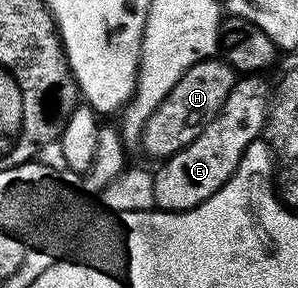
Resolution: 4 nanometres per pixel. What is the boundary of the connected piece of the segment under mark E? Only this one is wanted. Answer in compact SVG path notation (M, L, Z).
M239 77L236 78L229 97L225 97L225 105L221 105L221 113L185 149L181 149L175 155L162 160L158 164L159 171L154 172L155 184L155 207L160 211L188 211L197 205L201 205L237 169L245 149L254 139L264 134L267 125L267 112L269 110L269 99L267 95L267 83L263 77Z

